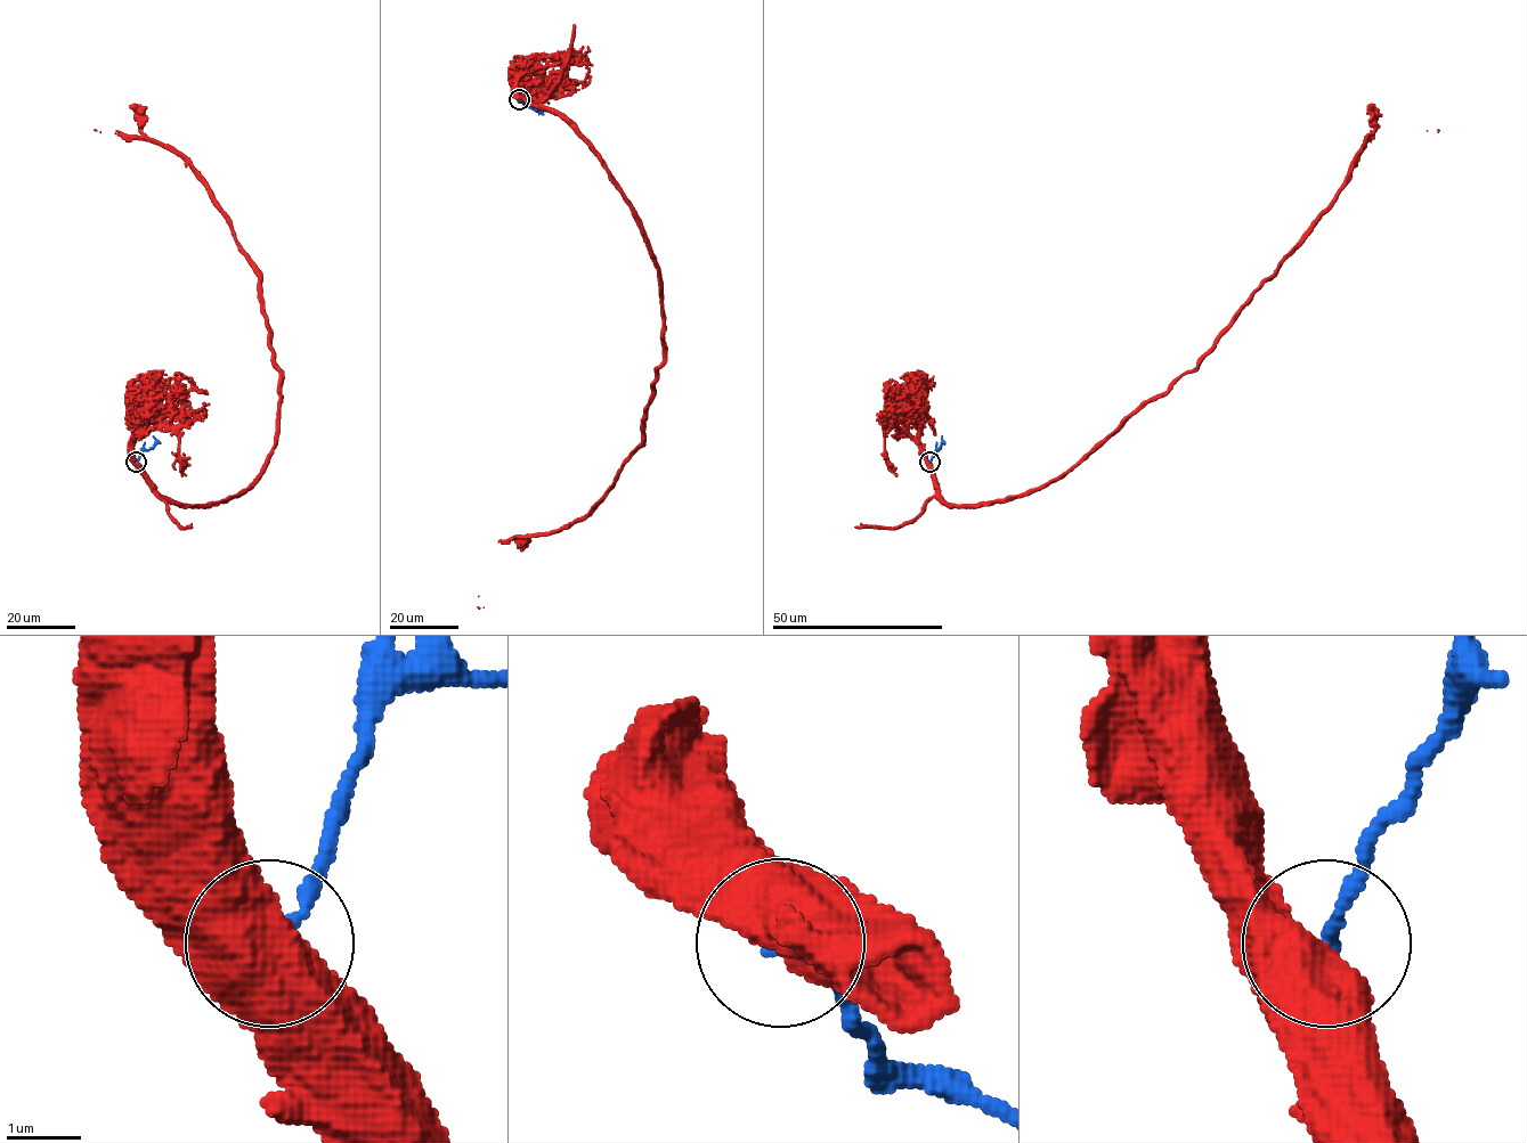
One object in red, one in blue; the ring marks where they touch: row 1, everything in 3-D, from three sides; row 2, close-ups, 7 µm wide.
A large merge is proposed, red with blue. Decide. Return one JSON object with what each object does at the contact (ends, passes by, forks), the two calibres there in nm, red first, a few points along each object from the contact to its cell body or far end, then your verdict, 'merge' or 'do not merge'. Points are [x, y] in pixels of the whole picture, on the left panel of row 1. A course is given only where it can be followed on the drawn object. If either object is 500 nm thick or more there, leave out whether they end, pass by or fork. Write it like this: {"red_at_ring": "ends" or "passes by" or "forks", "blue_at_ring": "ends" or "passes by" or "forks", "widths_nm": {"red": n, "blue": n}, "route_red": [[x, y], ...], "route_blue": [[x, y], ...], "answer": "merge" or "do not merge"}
{"widths_nm": {"red": 750, "blue": 170}, "route_red": [[136, 462], [179, 503], [236, 496], [275, 443], [279, 372], [260, 275], [203, 179], [165, 147], [96, 130]], "route_blue": [[136, 462], [141, 450], [155, 443], [153, 437]], "answer": "do not merge"}

